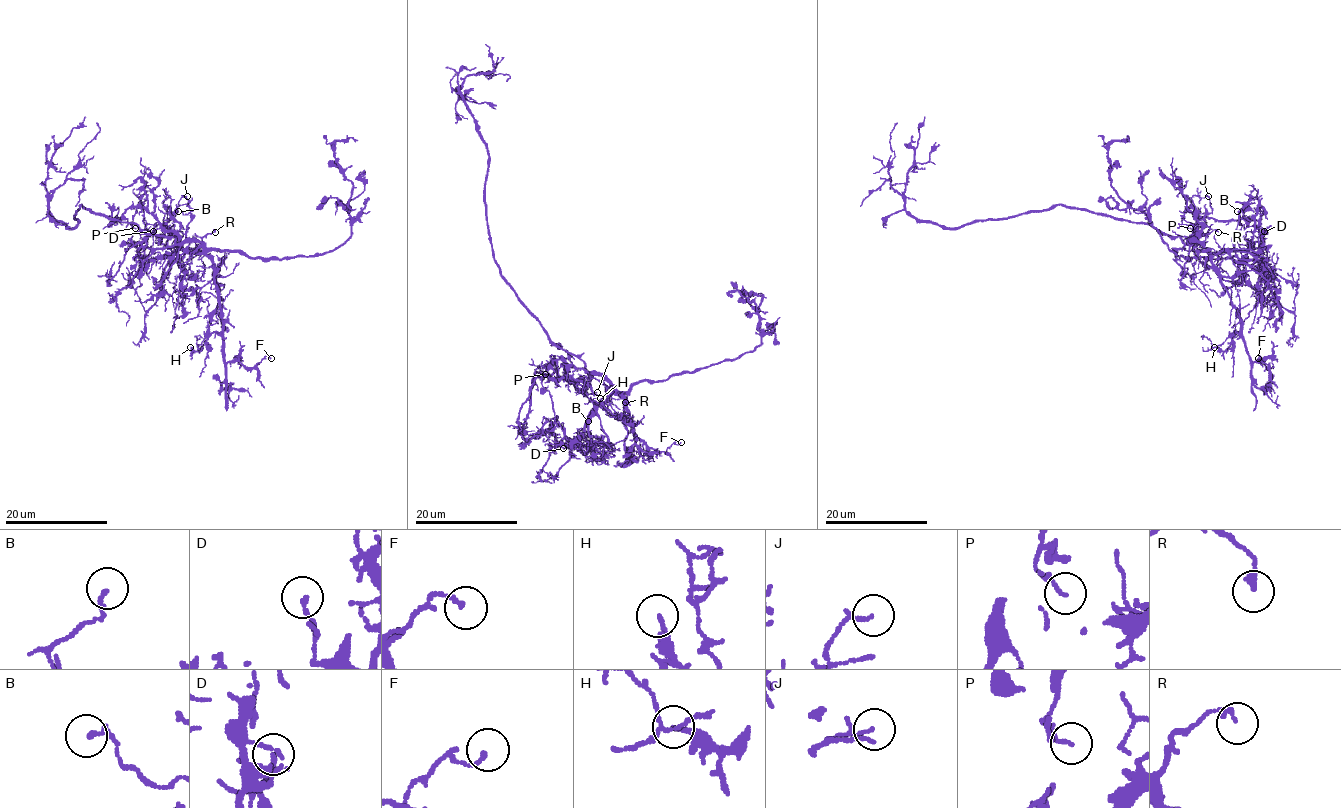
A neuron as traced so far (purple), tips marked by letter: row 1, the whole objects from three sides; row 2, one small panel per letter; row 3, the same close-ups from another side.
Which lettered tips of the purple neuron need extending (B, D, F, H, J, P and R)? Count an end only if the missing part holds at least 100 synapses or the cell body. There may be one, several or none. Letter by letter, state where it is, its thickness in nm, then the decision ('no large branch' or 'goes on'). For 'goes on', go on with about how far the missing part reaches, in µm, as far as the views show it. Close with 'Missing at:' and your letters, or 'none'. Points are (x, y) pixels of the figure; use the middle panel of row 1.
B: at (588, 421); 170 nm thick; no large branch
D: at (563, 448); 170 nm thick; no large branch
F: at (681, 442); 150 nm thick; no large branch
H: at (600, 398); 180 nm thick; no large branch
J: at (597, 392); 80 nm thick; no large branch
P: at (545, 374); 120 nm thick; no large branch
R: at (625, 402); 190 nm thick; no large branch
Missing at: none

